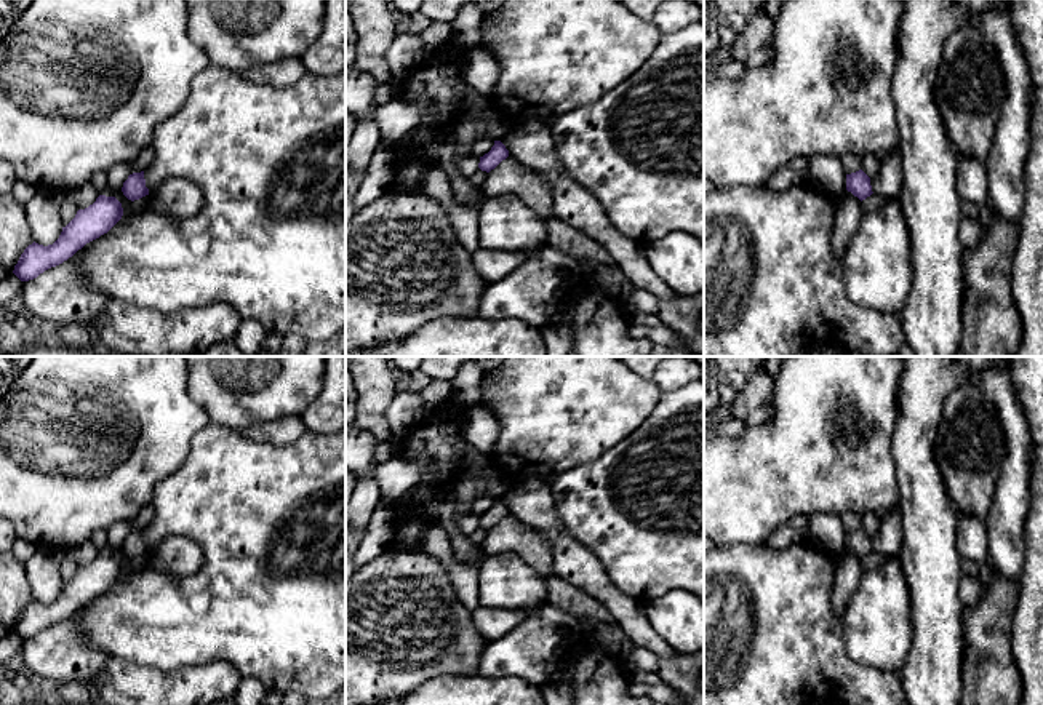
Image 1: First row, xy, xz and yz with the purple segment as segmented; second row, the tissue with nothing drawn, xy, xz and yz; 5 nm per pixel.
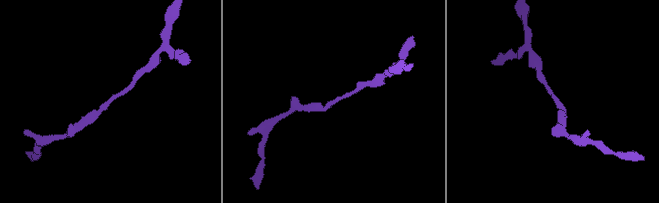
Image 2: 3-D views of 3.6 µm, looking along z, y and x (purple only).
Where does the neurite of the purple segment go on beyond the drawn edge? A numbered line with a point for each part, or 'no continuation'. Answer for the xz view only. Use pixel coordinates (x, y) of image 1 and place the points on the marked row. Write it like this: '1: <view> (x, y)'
no continuation

